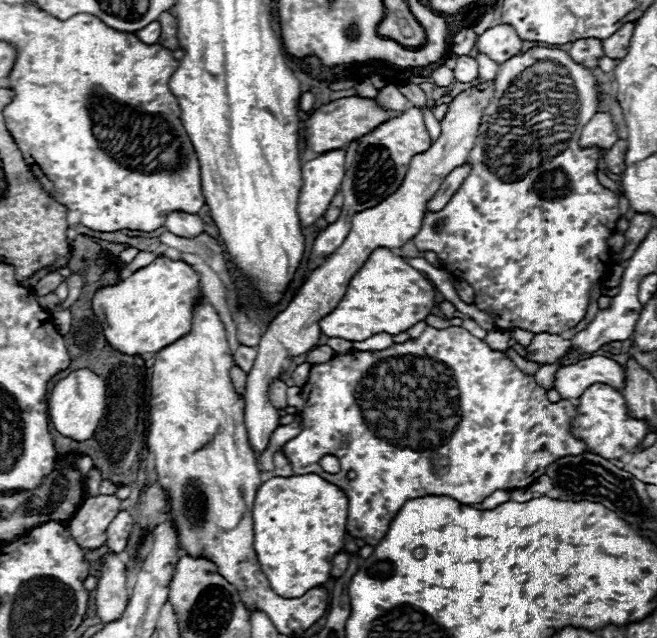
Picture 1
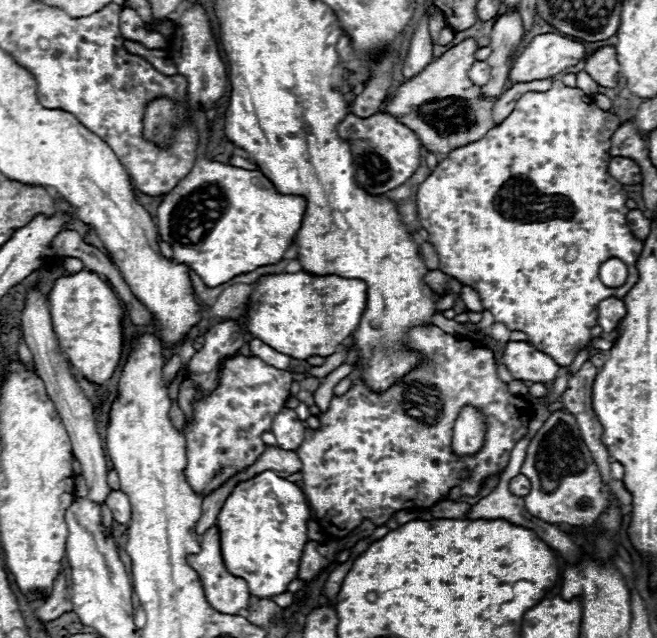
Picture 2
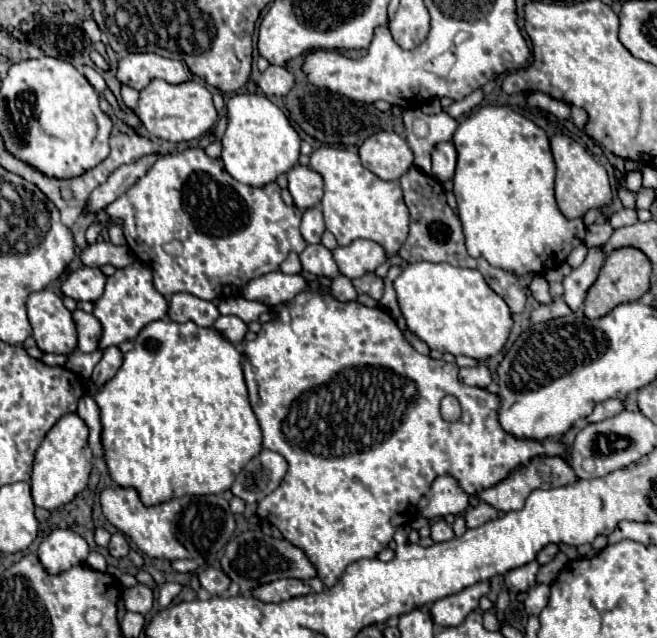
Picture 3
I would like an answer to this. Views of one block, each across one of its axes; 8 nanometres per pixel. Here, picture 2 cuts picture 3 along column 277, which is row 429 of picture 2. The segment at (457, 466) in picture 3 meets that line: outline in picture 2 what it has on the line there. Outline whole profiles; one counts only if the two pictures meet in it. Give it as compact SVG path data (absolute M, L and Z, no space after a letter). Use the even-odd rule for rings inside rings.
M436 326L414 328L408 336L408 344L426 356L424 364L420 364L384 394L372 394L360 380L354 380L352 388L340 398L334 396L330 408L320 414L320 428L306 428L302 446L296 450L302 460L302 490L306 494L306 500L312 512L318 516L316 520L320 522L320 526L326 528L326 532L330 532L332 536L348 534L364 518L380 526L396 510L418 506L428 508L438 500L444 500L448 490L454 486L458 486L462 494L474 496L488 476L506 468L514 444L528 432L532 406L526 398L508 392L508 384L498 378L494 356L488 348L474 346L472 340L458 340ZM466 404L484 412L484 416L488 418L488 432L480 452L476 452L474 456L458 458L450 450L452 428L458 412ZM464 468L470 472L470 478L466 480L460 478Z

